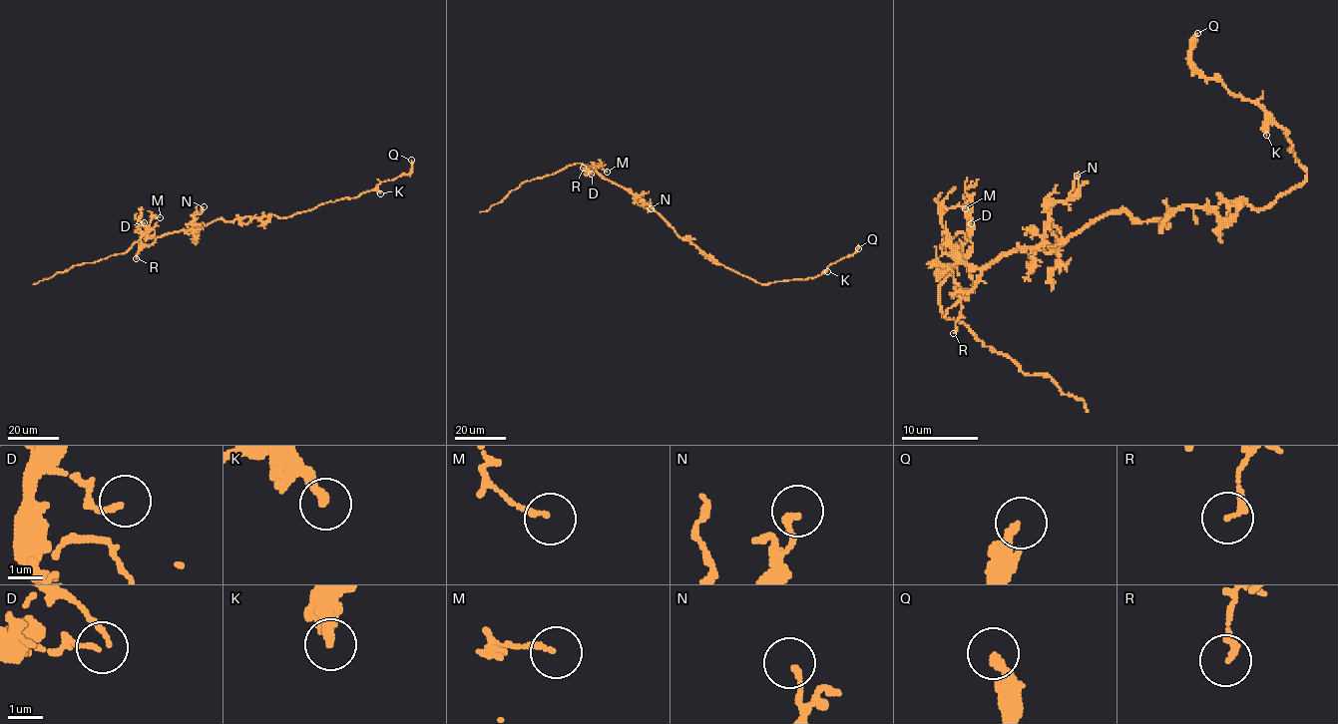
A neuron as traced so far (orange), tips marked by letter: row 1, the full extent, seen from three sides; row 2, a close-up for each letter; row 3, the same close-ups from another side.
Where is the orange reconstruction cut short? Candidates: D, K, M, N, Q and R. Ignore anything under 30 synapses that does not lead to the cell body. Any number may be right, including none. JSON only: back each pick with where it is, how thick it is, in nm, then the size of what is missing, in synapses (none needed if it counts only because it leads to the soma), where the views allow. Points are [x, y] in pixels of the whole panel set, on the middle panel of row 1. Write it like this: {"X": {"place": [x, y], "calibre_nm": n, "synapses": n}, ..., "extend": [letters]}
{"extend": []}

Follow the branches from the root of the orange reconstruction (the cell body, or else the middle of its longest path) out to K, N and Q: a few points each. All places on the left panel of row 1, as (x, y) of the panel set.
K: (224, 221), (247, 216), (266, 220), (271, 214), (289, 217), (330, 201), (356, 197), (373, 189), (380, 193)
N: (224, 221), (217, 218), (194, 229), (194, 215), (204, 206)
Q: (224, 221), (289, 217), (356, 197), (408, 175), (411, 160)

